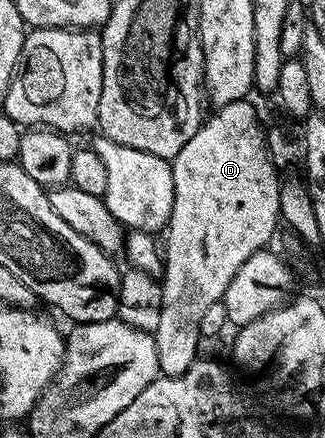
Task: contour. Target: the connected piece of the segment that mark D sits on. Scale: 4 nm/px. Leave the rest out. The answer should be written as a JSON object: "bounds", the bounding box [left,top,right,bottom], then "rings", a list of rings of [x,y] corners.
{"bounds":[153,99,277,379],"rings":[[[244,99],[241,102],[233,102],[226,106],[222,112],[217,113],[215,117],[204,120],[194,134],[191,135],[188,144],[181,149],[175,159],[171,161],[174,169],[174,201],[173,214],[170,221],[170,227],[165,236],[165,244],[163,247],[163,271],[160,278],[159,290],[159,313],[157,321],[157,329],[153,337],[157,347],[158,365],[160,374],[169,379],[180,379],[191,370],[198,360],[197,343],[200,339],[198,332],[198,321],[202,319],[202,315],[206,310],[216,306],[222,294],[222,290],[226,287],[226,283],[232,274],[236,272],[238,266],[244,261],[248,255],[260,250],[264,250],[273,239],[273,222],[271,218],[276,218],[277,204],[275,202],[275,160],[273,158],[269,139],[266,139],[265,133],[259,121],[260,112],[254,102]]]}

